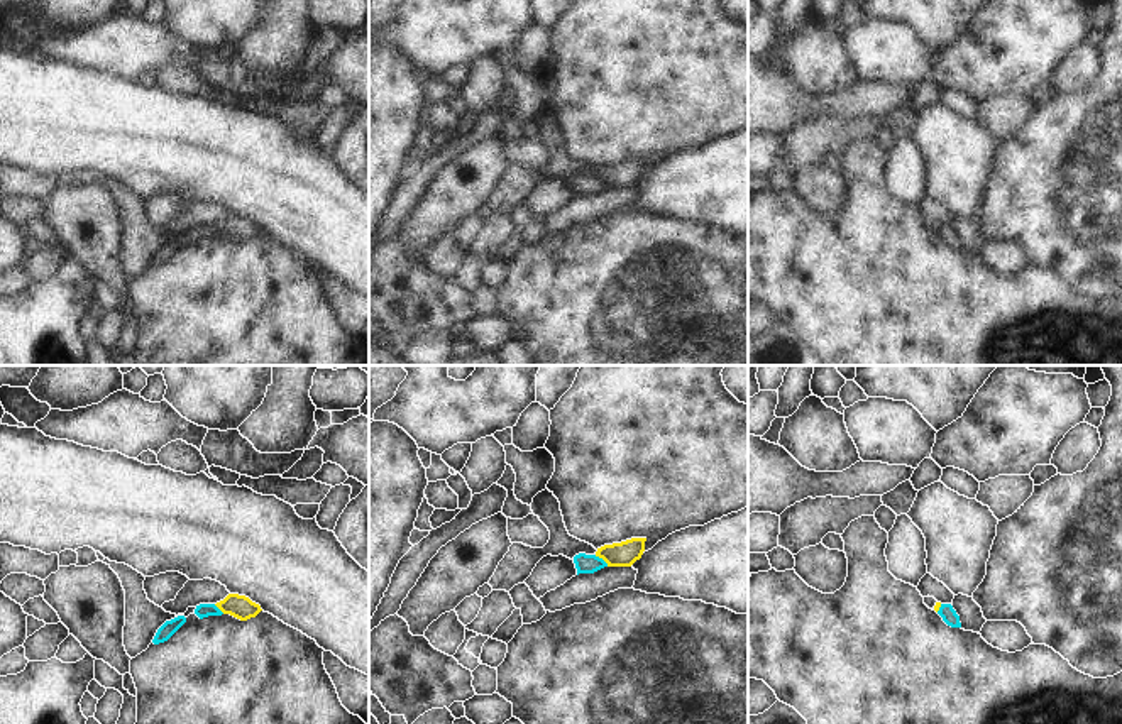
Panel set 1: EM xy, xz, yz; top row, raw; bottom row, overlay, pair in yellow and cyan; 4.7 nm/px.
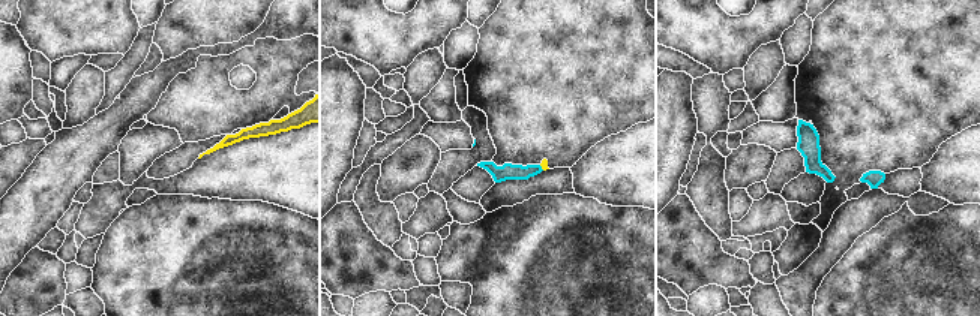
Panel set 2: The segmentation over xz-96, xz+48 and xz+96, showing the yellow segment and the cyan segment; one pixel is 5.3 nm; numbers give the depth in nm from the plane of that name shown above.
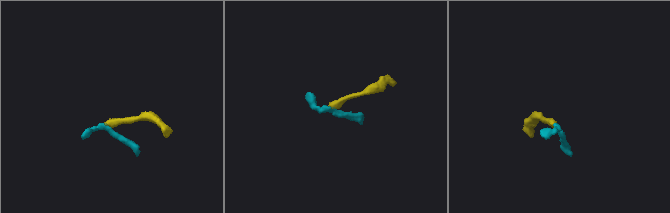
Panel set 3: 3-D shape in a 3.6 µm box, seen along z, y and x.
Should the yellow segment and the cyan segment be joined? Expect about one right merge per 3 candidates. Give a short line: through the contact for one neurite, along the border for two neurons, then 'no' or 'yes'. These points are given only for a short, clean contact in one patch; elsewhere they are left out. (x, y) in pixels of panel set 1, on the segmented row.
line xz (594, 555), (608, 565); no

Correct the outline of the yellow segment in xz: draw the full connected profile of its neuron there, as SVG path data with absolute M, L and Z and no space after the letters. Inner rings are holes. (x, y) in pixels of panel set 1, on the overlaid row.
M548 489L533 497L531 511L548 528L550 540L543 548L513 543L489 580L492 590L509 592L514 585L523 584L547 555L564 555L574 560L575 555L586 553L602 558L608 567L631 567L645 551L646 538L631 538L596 550L592 545L570 536L564 523L560 502Z

